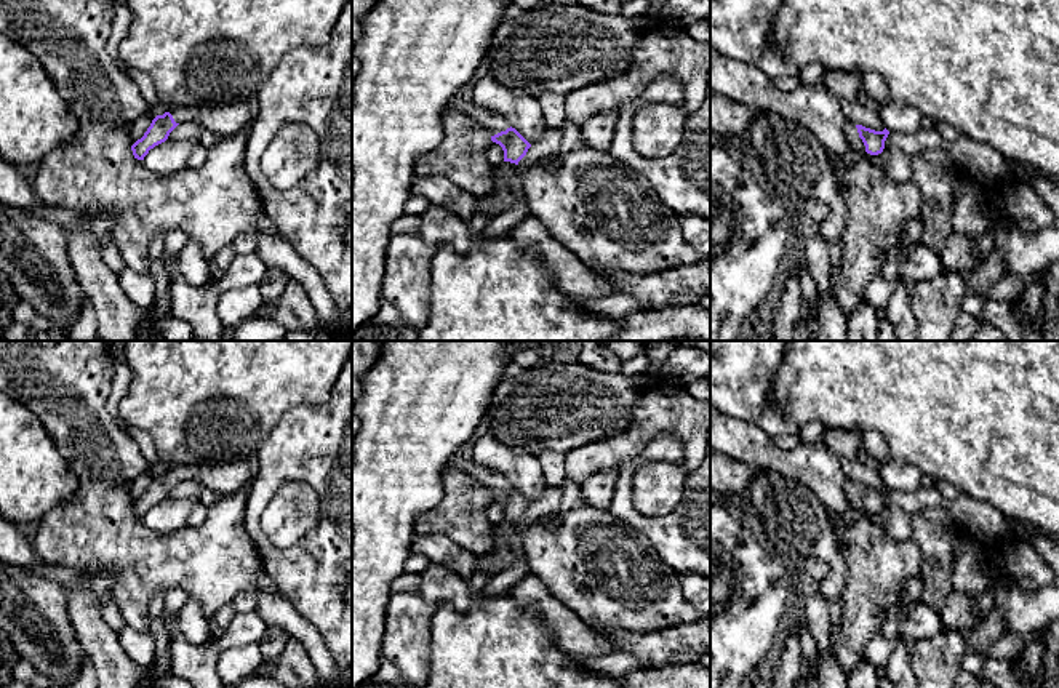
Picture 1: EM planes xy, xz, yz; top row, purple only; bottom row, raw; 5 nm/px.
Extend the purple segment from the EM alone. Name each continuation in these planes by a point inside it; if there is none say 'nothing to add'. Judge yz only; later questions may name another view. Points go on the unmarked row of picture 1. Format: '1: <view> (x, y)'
1: yz (856, 509)

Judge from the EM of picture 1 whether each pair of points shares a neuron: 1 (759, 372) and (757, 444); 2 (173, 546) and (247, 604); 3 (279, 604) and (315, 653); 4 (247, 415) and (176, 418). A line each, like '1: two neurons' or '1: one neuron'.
1: two neurons
2: two neurons
3: one neuron
4: one neuron

